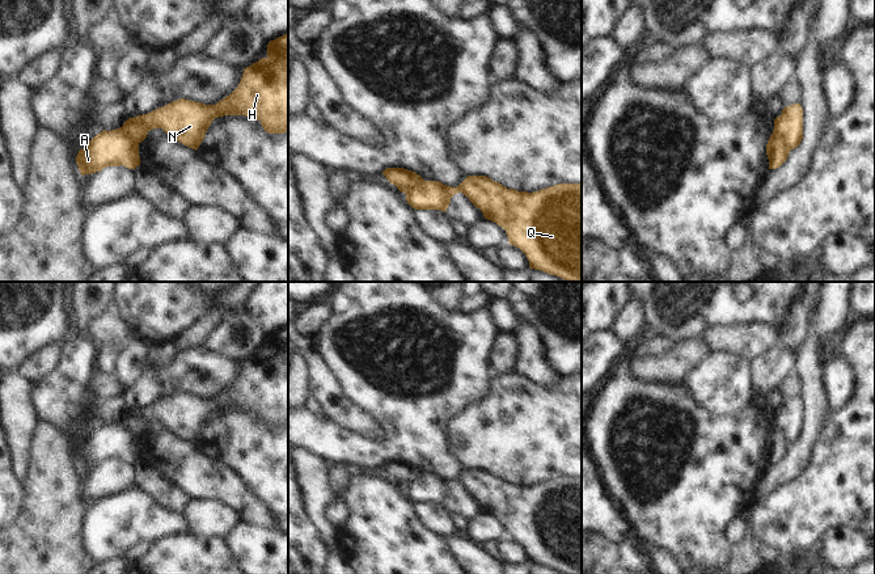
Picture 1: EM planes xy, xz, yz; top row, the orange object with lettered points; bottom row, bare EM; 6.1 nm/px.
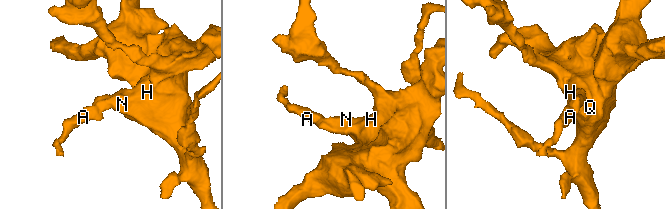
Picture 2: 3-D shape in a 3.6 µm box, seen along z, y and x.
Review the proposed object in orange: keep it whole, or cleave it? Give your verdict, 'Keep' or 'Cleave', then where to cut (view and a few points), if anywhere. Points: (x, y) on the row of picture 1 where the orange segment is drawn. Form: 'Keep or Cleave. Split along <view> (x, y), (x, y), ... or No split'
Cleave. Split along yz (773, 133), (783, 142), (789, 151)

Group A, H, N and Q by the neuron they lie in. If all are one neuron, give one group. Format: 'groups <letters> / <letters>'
groups A / H N Q

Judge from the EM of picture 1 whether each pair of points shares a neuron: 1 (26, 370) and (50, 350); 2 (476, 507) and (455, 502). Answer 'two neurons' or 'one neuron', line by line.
1: one neuron
2: one neuron

